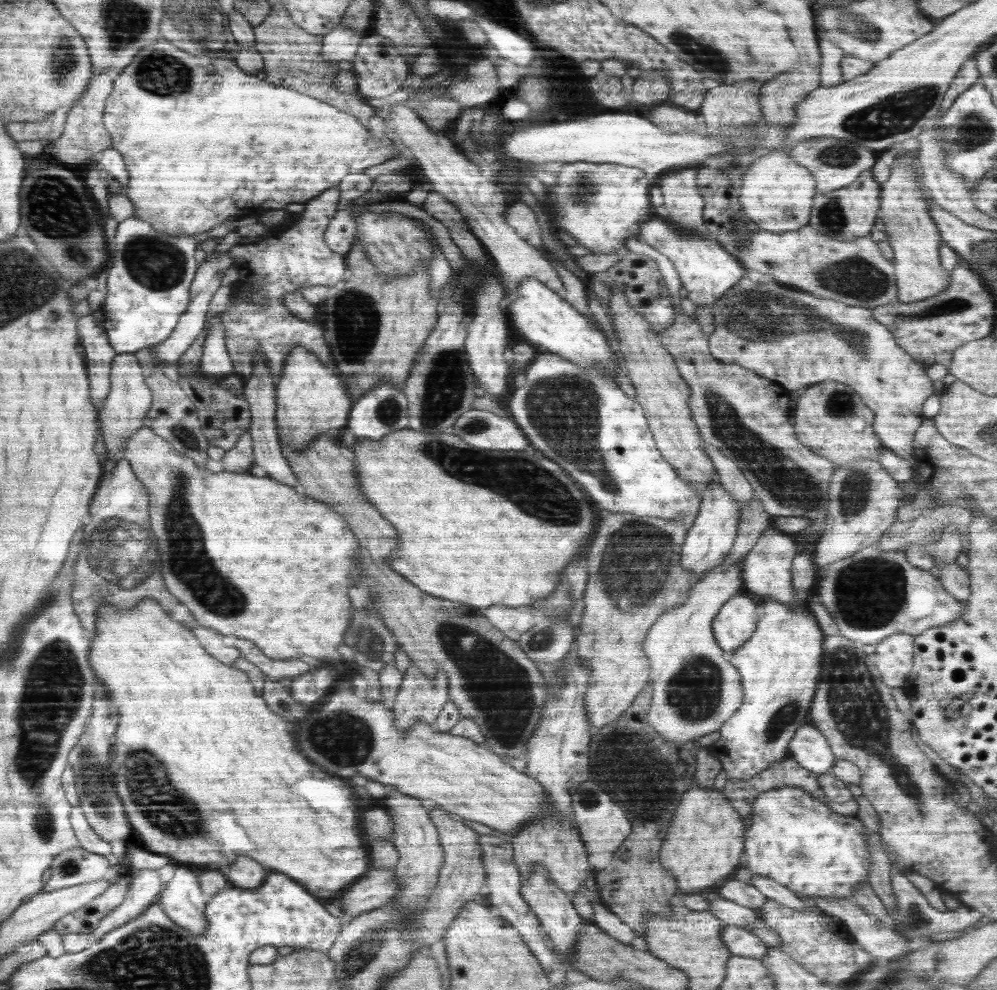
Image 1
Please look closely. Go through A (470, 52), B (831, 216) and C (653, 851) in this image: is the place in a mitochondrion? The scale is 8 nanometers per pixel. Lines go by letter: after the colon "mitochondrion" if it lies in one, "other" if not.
A: other
B: mitochondrion
C: other

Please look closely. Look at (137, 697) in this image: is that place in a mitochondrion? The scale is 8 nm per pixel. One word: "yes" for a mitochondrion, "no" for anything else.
no

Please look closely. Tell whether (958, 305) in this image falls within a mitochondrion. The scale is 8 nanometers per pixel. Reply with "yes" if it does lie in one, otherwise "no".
yes

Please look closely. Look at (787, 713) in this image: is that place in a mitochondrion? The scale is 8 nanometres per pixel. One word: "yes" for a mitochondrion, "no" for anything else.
yes

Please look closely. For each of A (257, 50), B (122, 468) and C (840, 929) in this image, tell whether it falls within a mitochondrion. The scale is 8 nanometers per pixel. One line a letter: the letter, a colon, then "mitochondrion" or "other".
A: other
B: other
C: other

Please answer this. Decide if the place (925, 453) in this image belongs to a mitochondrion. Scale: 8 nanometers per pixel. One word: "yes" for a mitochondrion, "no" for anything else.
no

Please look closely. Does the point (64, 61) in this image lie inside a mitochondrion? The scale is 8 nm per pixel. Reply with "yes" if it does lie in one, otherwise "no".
yes

